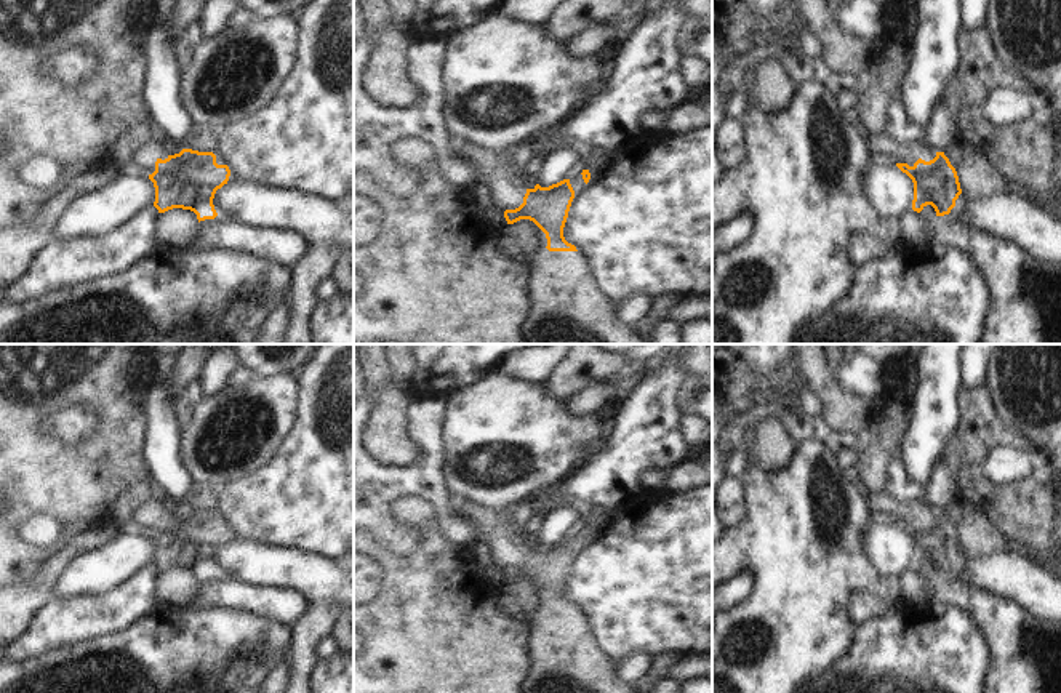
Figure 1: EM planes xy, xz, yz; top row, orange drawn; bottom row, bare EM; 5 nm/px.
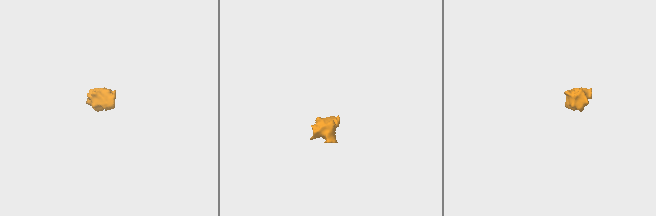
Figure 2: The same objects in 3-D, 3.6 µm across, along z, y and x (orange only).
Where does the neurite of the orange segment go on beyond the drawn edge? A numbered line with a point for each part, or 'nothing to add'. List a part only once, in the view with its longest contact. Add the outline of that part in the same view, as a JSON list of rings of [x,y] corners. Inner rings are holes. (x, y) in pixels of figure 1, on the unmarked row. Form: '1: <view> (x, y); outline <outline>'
1: xz (564, 658); outline [[[539,587],[539,607],[528,623],[530,672],[522,693],[637,693],[635,685],[616,677],[616,664],[607,658],[579,610],[549,610],[546,592]]]
2: yz (879, 501); outline [[[885,491],[866,493],[866,503],[871,512],[885,512],[895,522],[907,522],[909,525],[914,525],[919,517],[930,520],[936,515],[936,511],[930,504],[920,501],[903,503]]]

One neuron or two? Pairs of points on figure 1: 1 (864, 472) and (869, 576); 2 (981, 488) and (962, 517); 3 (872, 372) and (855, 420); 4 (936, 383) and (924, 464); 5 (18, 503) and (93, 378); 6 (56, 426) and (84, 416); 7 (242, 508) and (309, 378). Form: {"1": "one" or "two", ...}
{"1": "two", "2": "two", "3": "two", "4": "one", "5": "one", "6": "one", "7": "one"}

